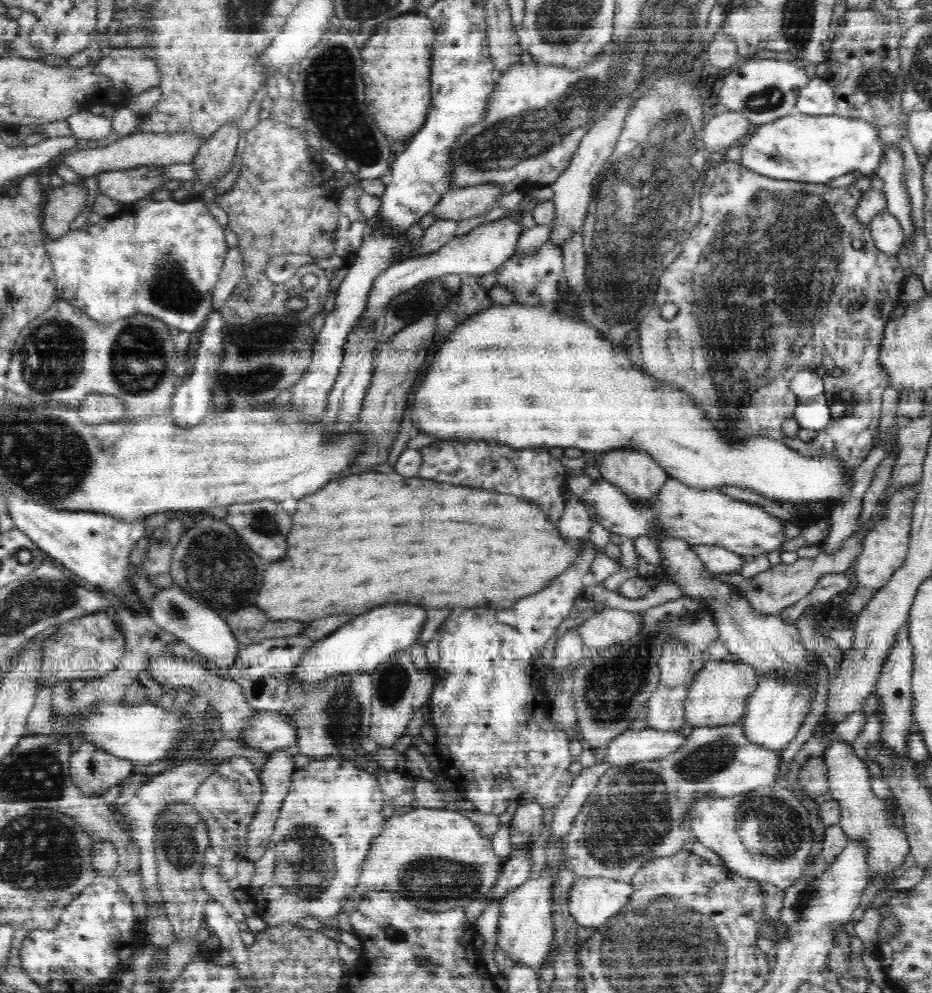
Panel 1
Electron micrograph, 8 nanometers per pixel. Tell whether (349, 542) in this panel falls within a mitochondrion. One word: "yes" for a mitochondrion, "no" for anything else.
no

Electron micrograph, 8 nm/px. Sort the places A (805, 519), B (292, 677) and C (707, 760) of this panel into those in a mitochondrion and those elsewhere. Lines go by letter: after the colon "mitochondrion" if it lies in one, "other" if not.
A: other
B: other
C: mitochondrion

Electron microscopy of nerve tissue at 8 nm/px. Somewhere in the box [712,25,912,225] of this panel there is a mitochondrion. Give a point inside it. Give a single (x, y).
(878, 84)

